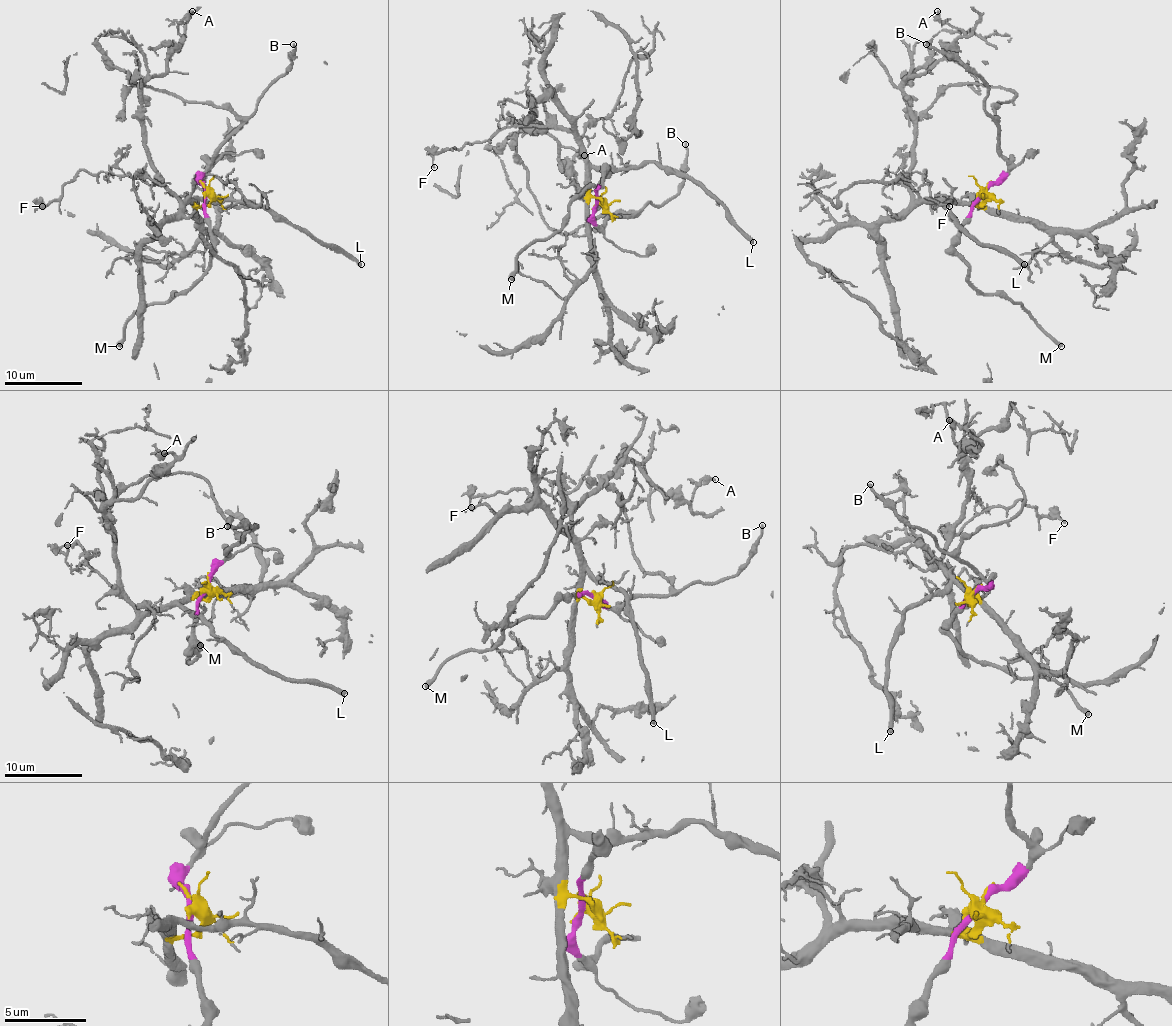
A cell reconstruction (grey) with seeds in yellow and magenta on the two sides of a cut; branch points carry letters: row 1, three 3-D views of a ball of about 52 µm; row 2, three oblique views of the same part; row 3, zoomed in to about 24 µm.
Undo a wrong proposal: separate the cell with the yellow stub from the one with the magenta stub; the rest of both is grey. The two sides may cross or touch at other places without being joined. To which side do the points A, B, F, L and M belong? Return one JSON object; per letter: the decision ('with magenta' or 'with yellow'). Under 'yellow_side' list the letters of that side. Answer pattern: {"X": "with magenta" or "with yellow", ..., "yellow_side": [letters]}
{"A": "with yellow", "B": "with magenta", "F": "with yellow", "L": "with yellow", "M": "with magenta", "yellow_side": ["A", "F", "L"]}

